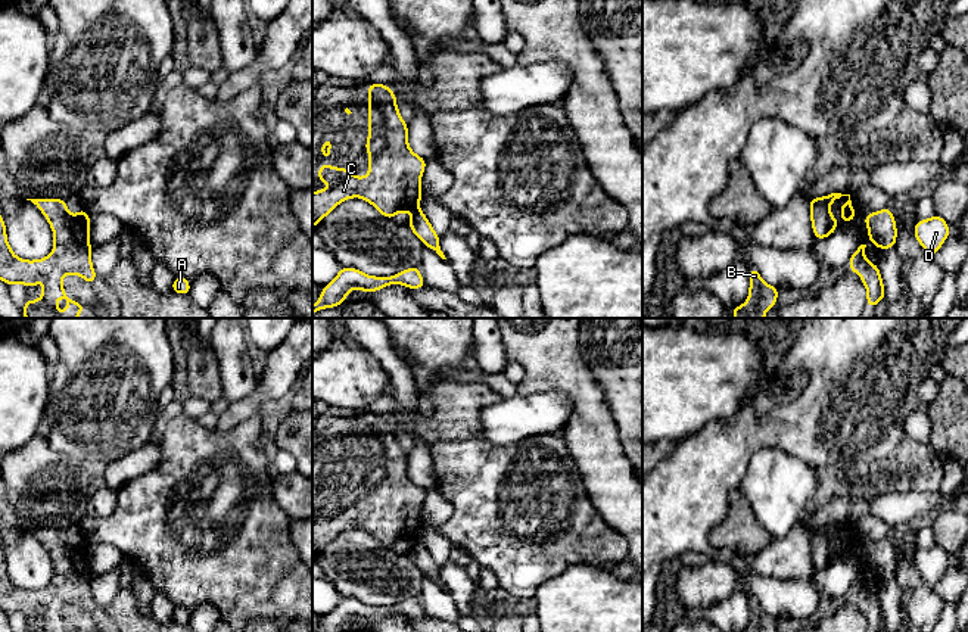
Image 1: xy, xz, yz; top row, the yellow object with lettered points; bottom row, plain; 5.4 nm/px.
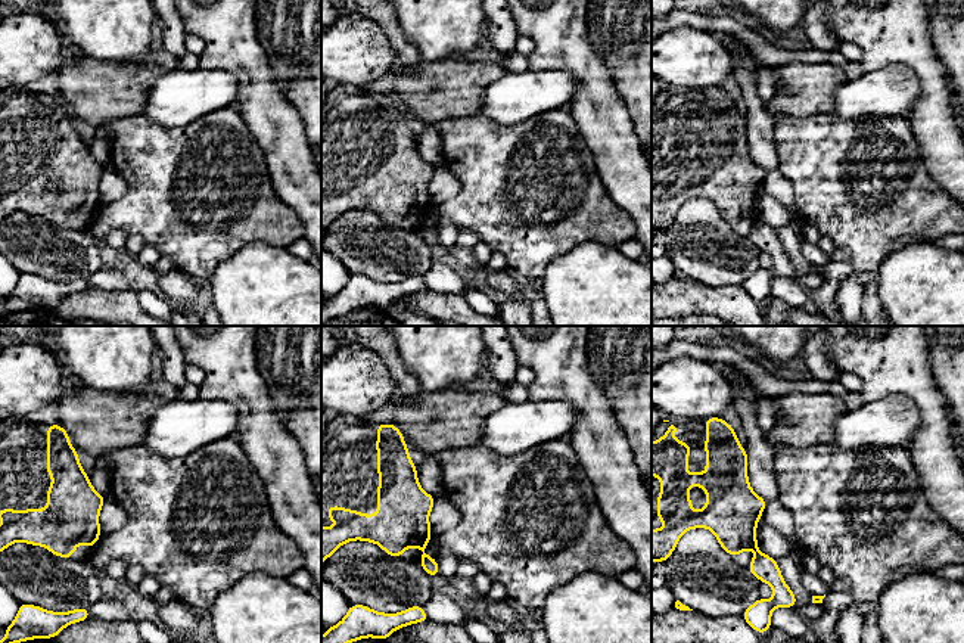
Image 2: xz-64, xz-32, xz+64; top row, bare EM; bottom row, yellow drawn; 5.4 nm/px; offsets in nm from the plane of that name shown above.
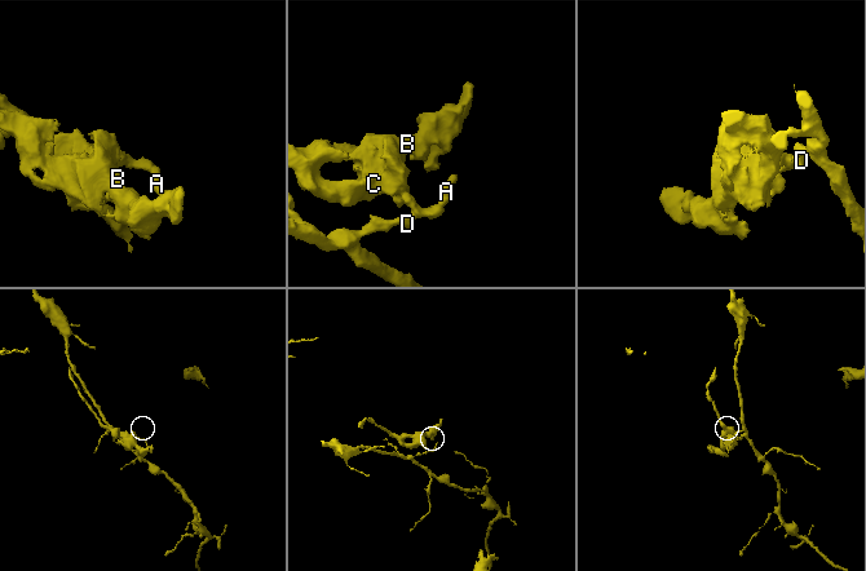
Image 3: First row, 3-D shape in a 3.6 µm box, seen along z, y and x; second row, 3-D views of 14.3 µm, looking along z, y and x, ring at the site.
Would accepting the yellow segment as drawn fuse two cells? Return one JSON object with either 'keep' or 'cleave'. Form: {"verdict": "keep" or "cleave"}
{"verdict": "cleave"}

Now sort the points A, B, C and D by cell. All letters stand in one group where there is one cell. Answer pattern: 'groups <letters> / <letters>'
groups A D / B C

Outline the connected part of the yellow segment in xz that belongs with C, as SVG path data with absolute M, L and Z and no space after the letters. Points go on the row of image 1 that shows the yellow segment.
M368 82L368 175L352 177L354 168L318 166L320 183L336 183L334 189L312 192L312 228L339 203L351 197L370 202L377 212L392 220L399 212L418 211L426 159L408 146L404 122L392 88Z

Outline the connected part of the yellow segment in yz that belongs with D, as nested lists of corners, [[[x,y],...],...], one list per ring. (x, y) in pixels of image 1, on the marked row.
[[[940,215],[921,220],[915,224],[913,234],[928,256],[933,256],[950,234],[950,227]]]

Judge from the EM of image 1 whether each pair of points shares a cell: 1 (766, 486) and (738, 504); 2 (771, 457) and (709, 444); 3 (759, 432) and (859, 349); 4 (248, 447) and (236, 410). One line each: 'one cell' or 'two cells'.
1: two cells
2: two cells
3: one cell
4: two cells

